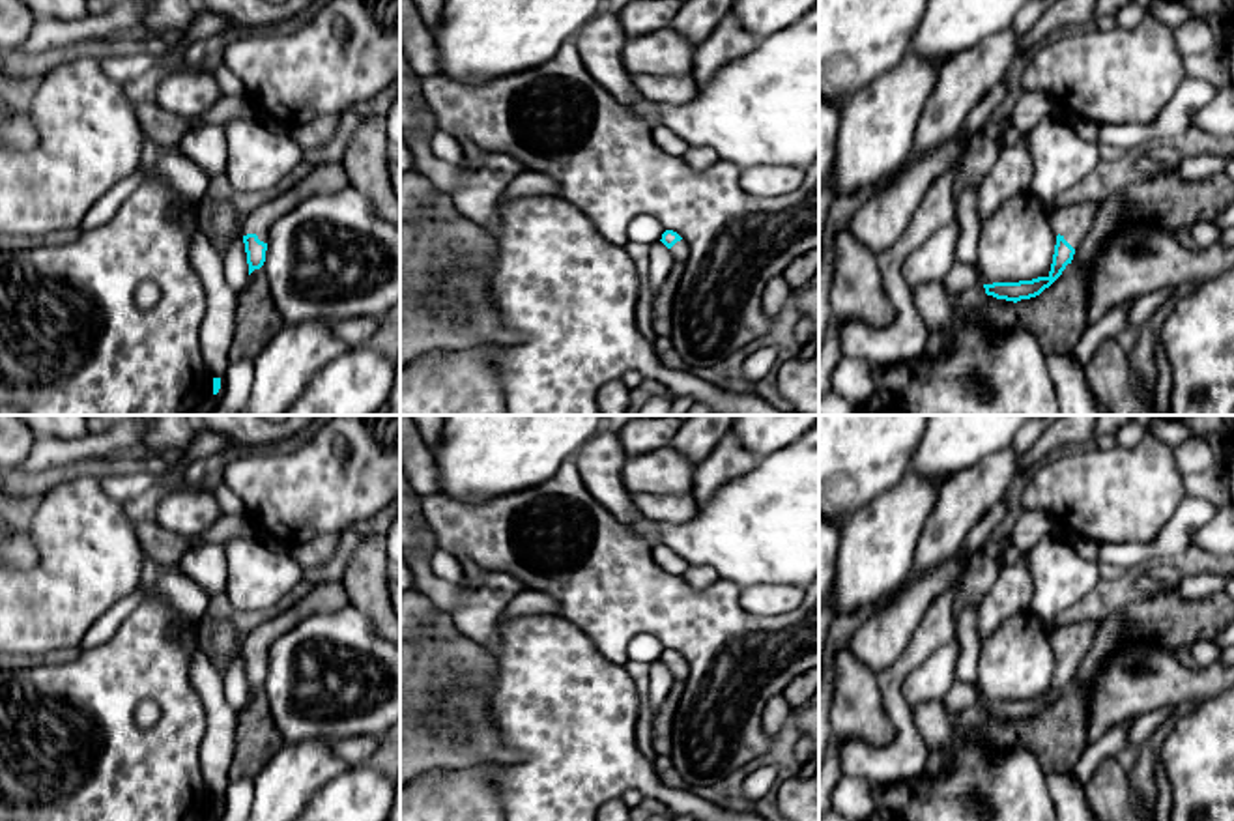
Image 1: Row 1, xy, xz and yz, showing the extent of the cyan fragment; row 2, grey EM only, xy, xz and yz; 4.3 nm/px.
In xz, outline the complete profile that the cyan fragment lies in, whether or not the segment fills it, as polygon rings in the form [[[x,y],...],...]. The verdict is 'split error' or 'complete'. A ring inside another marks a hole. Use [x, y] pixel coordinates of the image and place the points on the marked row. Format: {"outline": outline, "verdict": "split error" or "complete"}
{"outline": [[[666,230],[660,239],[671,252],[675,262],[686,264],[688,243],[673,230]]], "verdict": "split error"}

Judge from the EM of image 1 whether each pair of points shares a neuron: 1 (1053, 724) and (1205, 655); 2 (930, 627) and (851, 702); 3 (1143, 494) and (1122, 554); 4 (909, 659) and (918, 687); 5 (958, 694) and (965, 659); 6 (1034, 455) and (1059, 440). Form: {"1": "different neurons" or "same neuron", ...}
{"1": "different neurons", "2": "different neurons", "3": "different neurons", "4": "different neurons", "5": "different neurons", "6": "same neuron"}

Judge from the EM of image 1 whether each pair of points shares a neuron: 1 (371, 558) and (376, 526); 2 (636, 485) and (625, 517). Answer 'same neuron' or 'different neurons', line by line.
1: different neurons
2: different neurons

